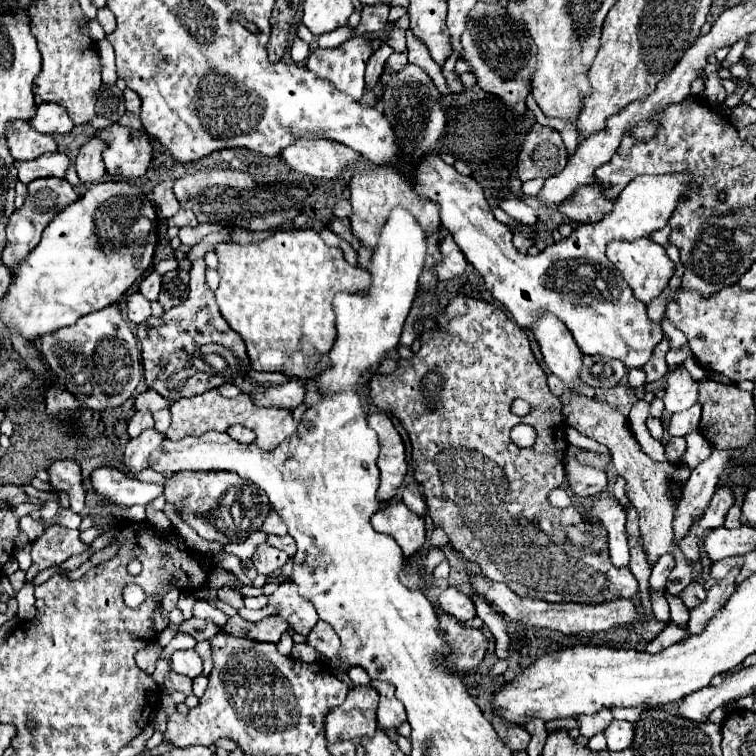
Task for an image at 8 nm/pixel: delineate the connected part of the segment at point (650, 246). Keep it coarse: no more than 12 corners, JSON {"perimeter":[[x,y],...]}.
{"perimeter":[[651,239],[607,245],[635,297],[653,301],[675,263]]}

